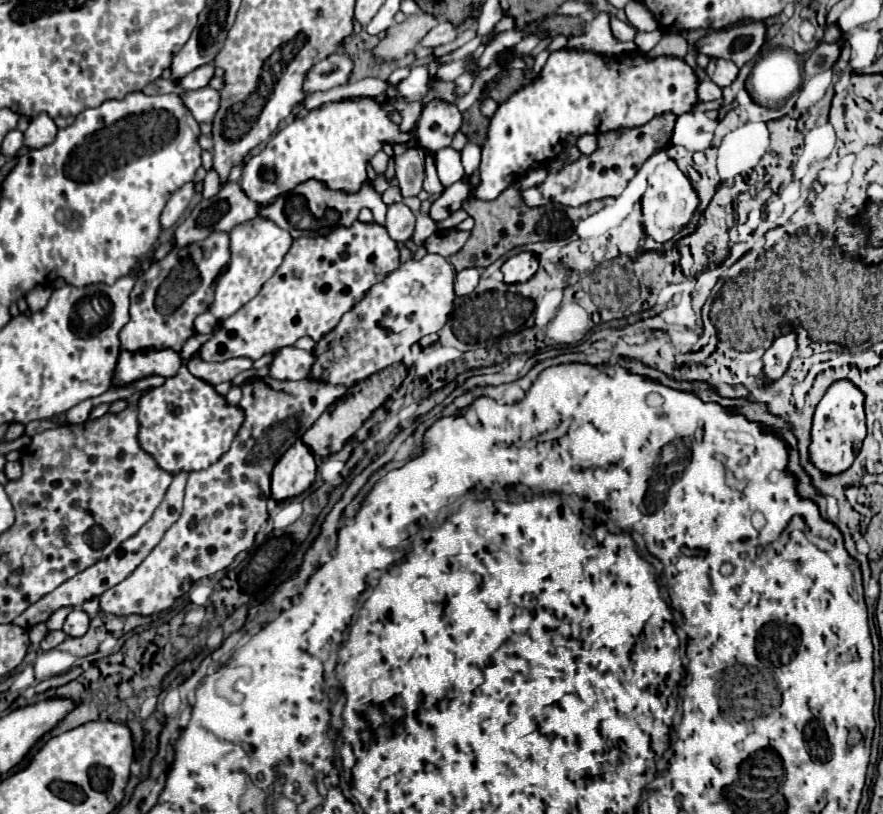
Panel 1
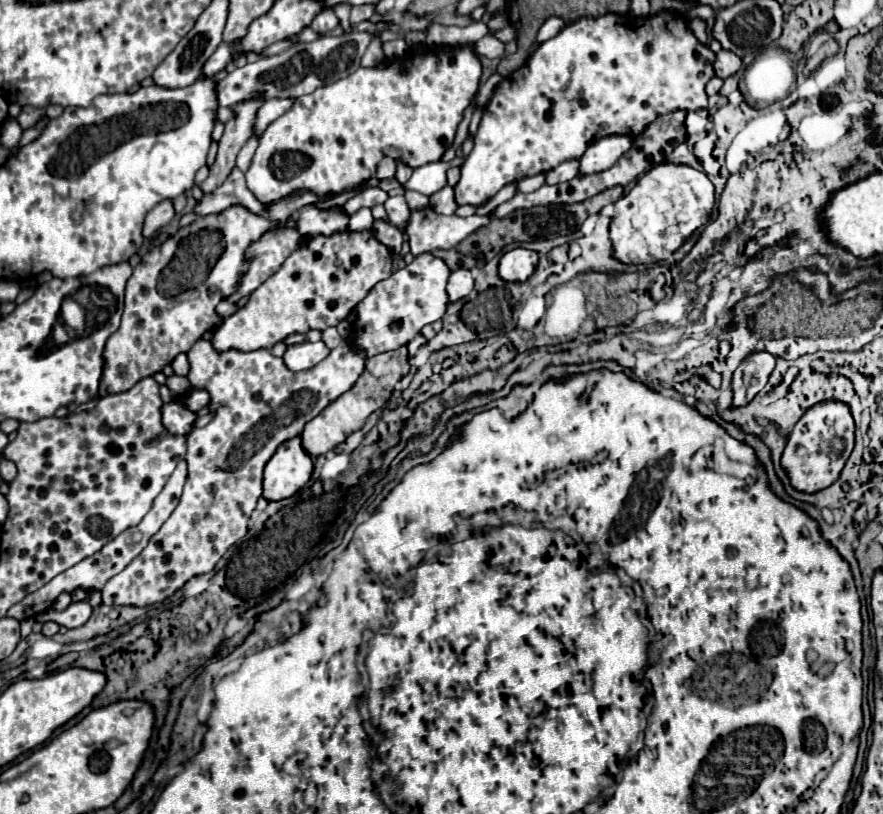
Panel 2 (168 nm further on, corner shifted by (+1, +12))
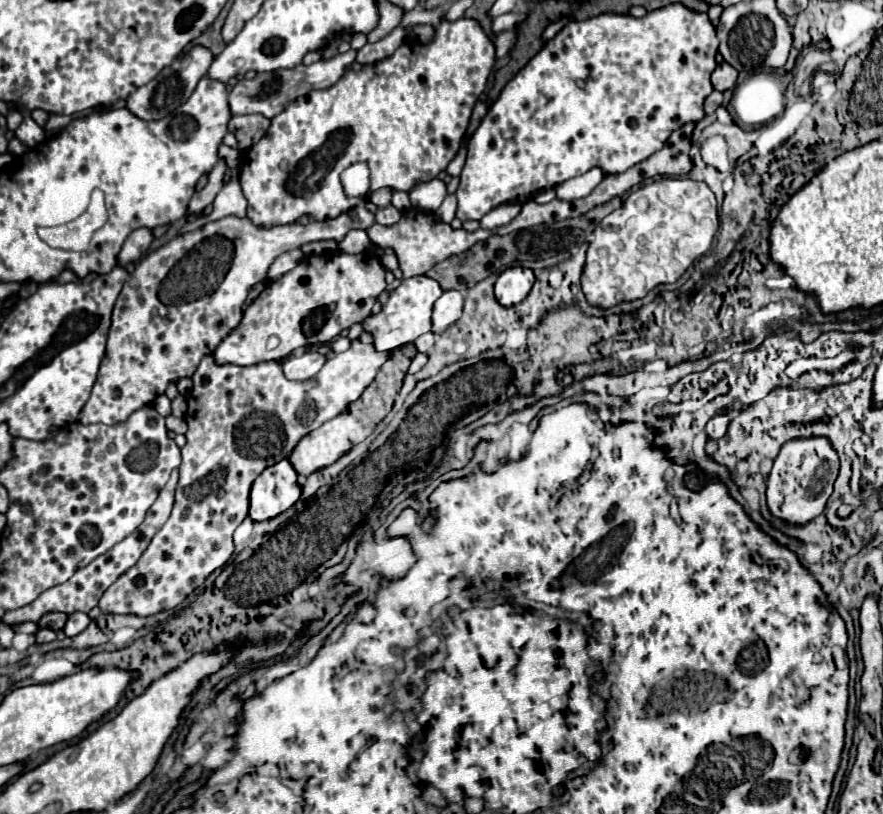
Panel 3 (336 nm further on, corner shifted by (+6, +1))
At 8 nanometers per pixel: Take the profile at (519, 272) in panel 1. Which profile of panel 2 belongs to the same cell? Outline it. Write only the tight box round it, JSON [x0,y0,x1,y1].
[498,248,538,282]

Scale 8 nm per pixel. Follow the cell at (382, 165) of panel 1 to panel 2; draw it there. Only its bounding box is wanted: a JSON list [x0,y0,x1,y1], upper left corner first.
[376,156,396,180]

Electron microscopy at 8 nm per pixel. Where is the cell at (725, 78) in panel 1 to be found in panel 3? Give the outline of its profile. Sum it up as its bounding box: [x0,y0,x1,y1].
[711,63,737,91]

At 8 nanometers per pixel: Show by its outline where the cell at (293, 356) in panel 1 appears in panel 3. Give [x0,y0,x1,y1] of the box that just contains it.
[283,351,327,379]

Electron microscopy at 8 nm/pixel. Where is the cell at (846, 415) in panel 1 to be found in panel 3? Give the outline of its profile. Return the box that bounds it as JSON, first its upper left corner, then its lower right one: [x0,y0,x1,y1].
[767,437,839,525]

